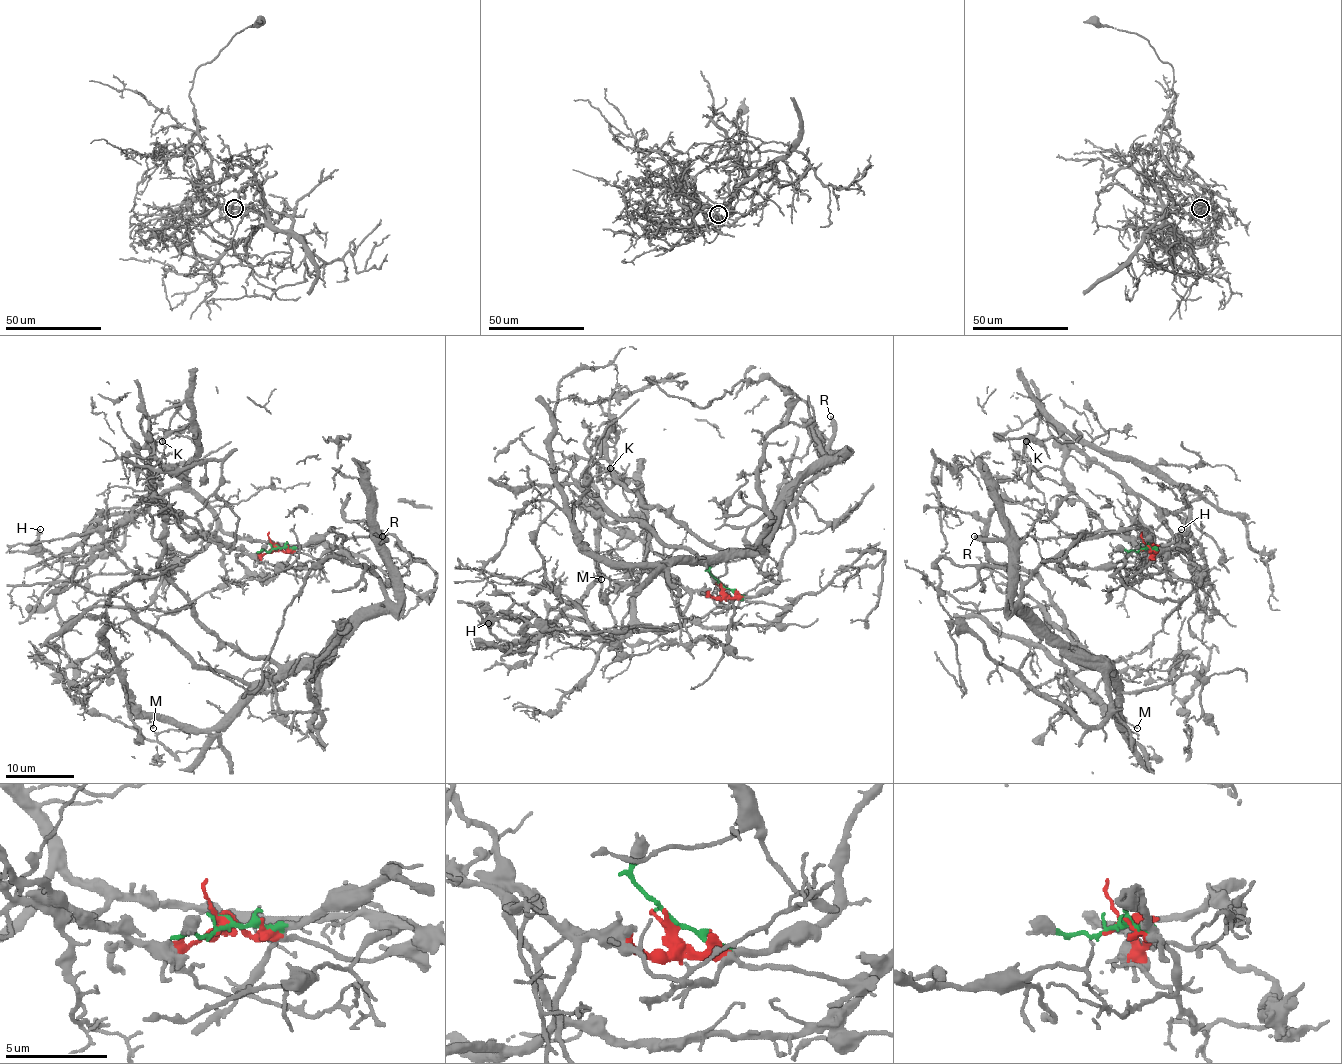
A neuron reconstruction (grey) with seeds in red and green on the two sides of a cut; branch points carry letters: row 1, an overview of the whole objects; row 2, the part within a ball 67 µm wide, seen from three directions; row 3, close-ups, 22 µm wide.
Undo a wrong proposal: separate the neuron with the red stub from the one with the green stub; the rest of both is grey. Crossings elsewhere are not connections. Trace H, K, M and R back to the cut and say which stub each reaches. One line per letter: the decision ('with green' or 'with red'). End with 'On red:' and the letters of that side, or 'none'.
H: with red
K: with red
M: with green
R: with green
On red: H, K

